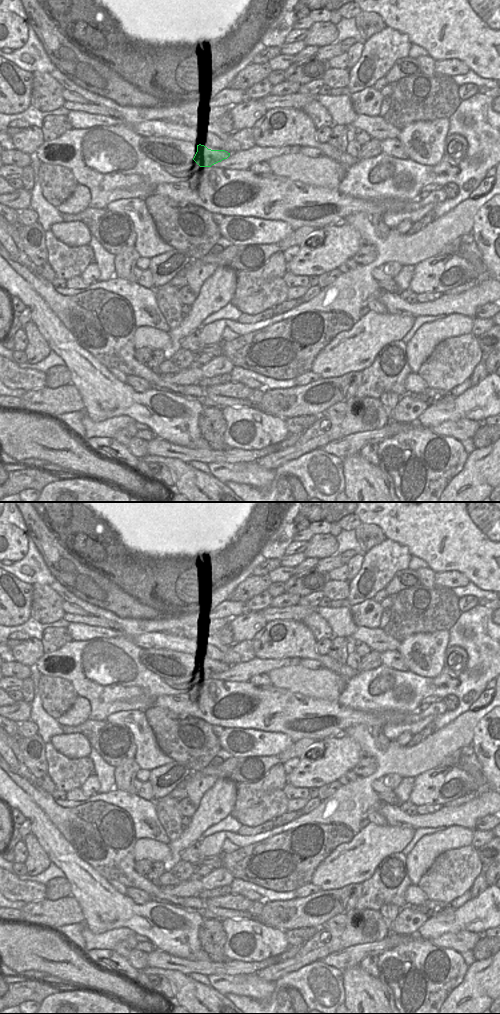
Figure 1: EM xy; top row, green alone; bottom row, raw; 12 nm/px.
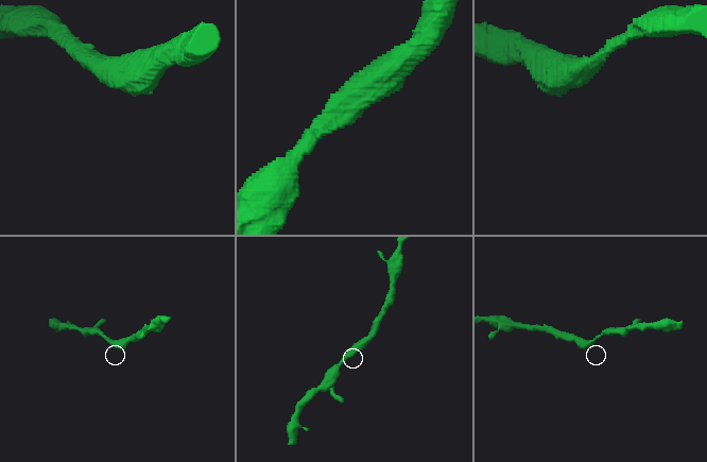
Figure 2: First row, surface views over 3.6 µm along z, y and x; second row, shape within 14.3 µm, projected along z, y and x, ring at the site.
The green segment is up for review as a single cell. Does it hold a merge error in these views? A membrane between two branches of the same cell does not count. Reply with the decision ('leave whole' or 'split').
leave whole

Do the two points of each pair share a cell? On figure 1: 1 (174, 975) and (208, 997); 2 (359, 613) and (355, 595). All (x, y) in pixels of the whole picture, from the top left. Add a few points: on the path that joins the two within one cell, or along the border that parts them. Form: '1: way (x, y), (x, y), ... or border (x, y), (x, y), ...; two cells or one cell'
1: way (182, 983), (196, 997), (200, 997); one cell
2: border (372, 598), (368, 598), (350, 607); two cells

